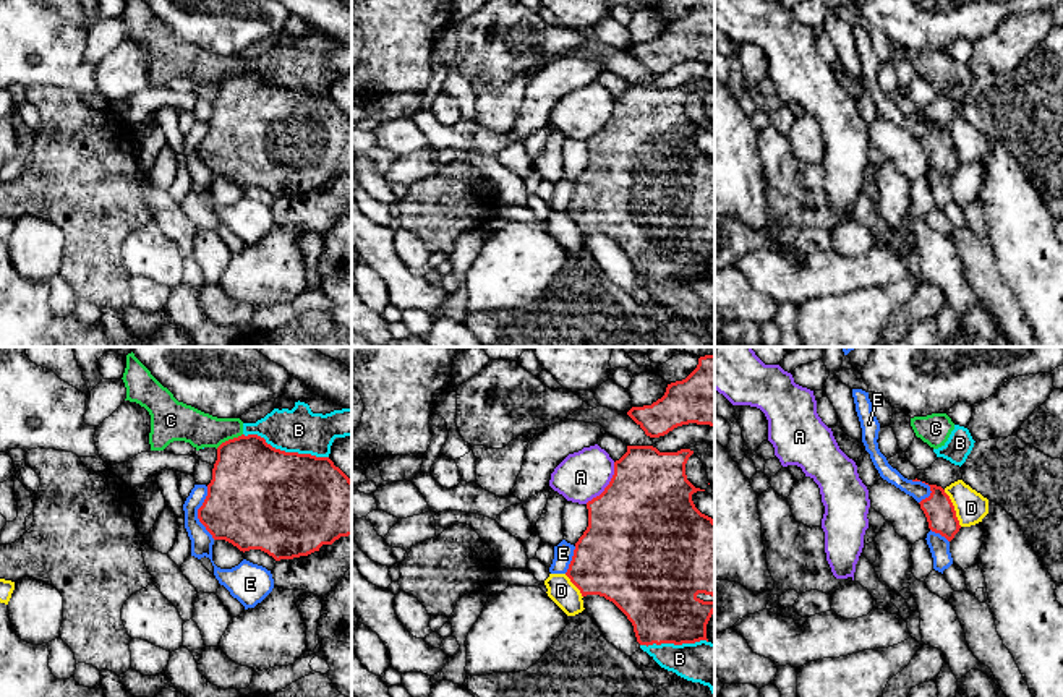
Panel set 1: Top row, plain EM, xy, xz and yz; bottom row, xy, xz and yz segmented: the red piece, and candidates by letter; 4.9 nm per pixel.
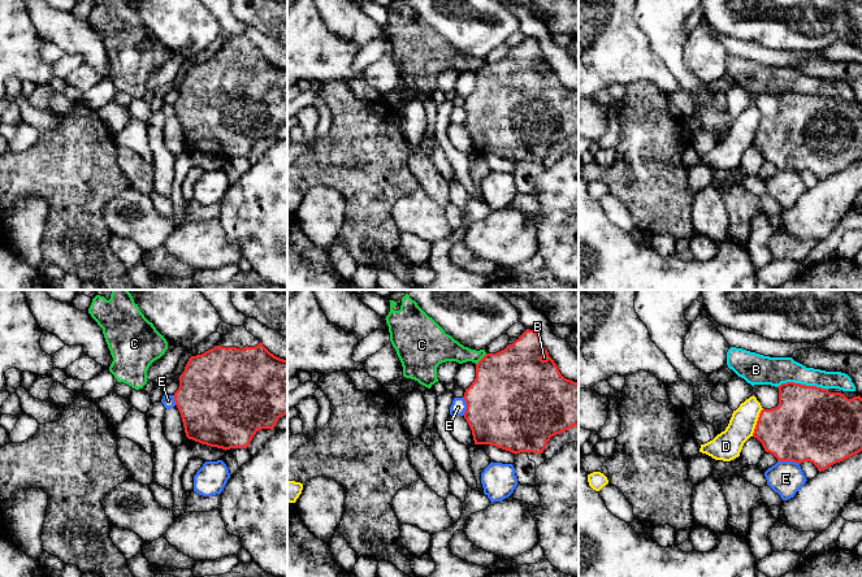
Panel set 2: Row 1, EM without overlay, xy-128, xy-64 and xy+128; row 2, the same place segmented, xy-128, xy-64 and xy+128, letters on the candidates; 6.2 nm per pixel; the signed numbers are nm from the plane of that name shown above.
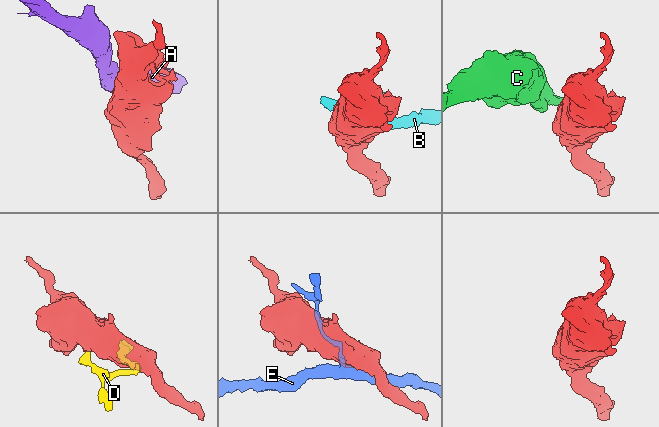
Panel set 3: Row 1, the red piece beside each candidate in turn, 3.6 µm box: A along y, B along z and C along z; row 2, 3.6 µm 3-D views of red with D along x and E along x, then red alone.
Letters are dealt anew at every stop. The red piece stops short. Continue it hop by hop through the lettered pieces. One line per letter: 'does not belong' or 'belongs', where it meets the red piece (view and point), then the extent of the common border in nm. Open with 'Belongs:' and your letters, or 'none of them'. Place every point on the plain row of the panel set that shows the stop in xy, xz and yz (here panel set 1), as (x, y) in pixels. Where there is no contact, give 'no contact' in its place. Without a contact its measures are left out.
Belongs: none of them
A: does not belong; meets red in xz at (608, 122); contact 260 nm long
B: does not belong; meets red in xy at (284, 88); contact 440 nm long
C: does not belong; meets red in xy at (229, 76); contact 150 nm long
D: does not belong; meets red in yz at (953, 145); contact 200 nm long
E: does not belong; meets red in xy at (198, 149); contact 260 nm long

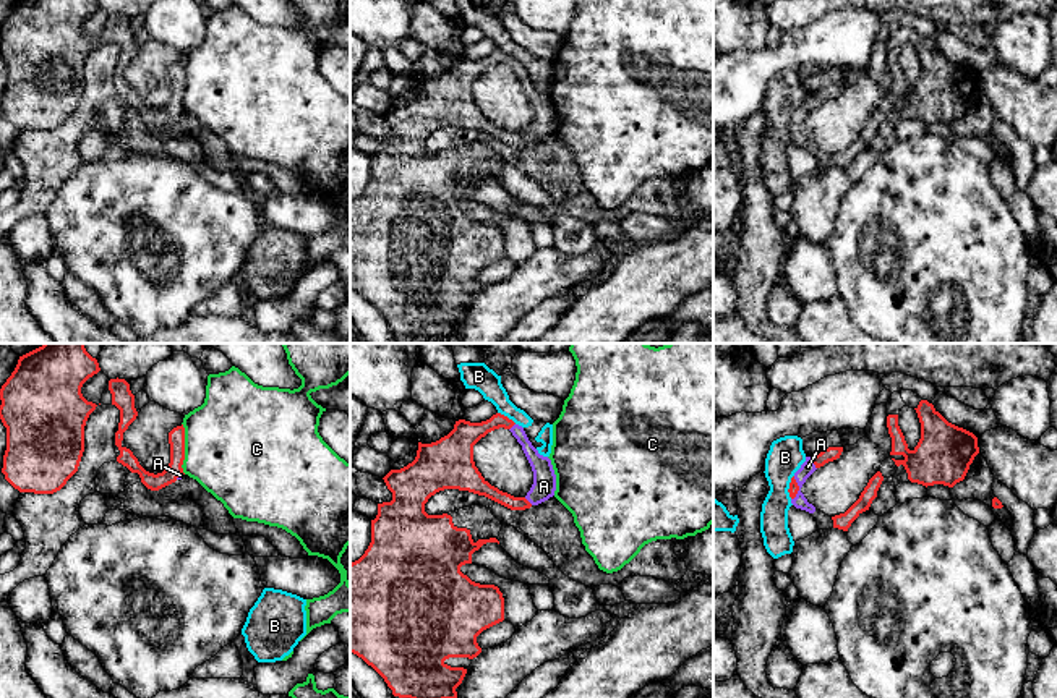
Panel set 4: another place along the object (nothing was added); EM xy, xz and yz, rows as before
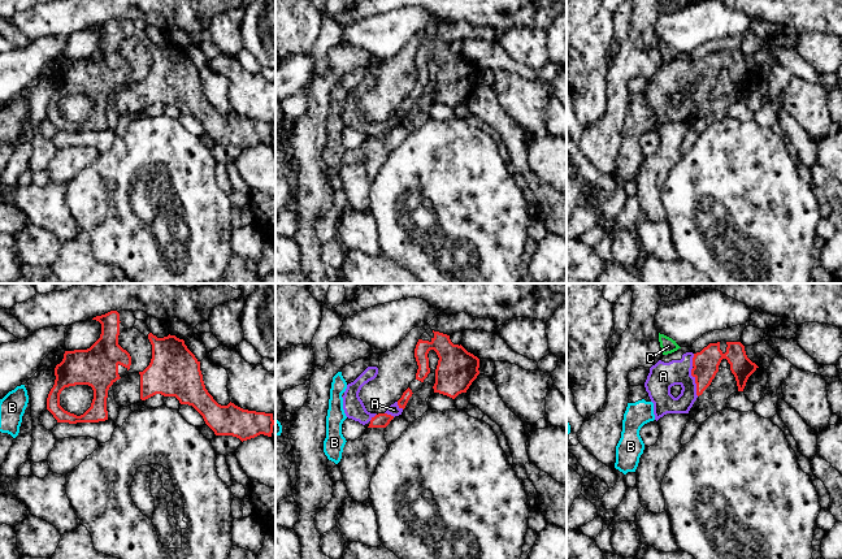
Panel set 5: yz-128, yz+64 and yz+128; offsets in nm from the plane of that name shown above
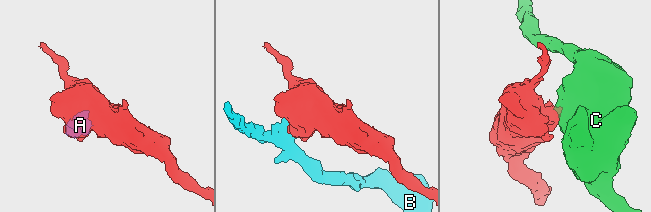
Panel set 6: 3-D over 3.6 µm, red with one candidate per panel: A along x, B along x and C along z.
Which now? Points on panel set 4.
Belongs: A
A: belongs; meets red in yz at (813, 99); contact 70 nm long
B: does not belong; meets red in xz at (506, 54); contact 110 nm long
C: does not belong; meets red in xy at (184, 86); contact 260 nm long

